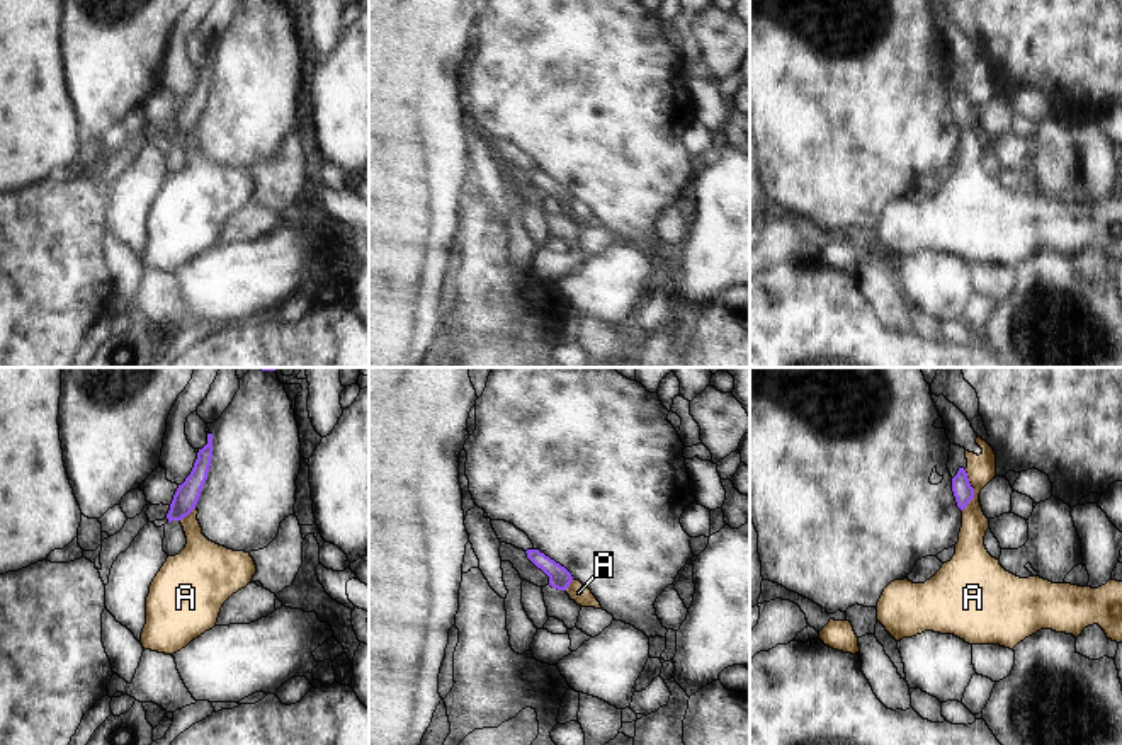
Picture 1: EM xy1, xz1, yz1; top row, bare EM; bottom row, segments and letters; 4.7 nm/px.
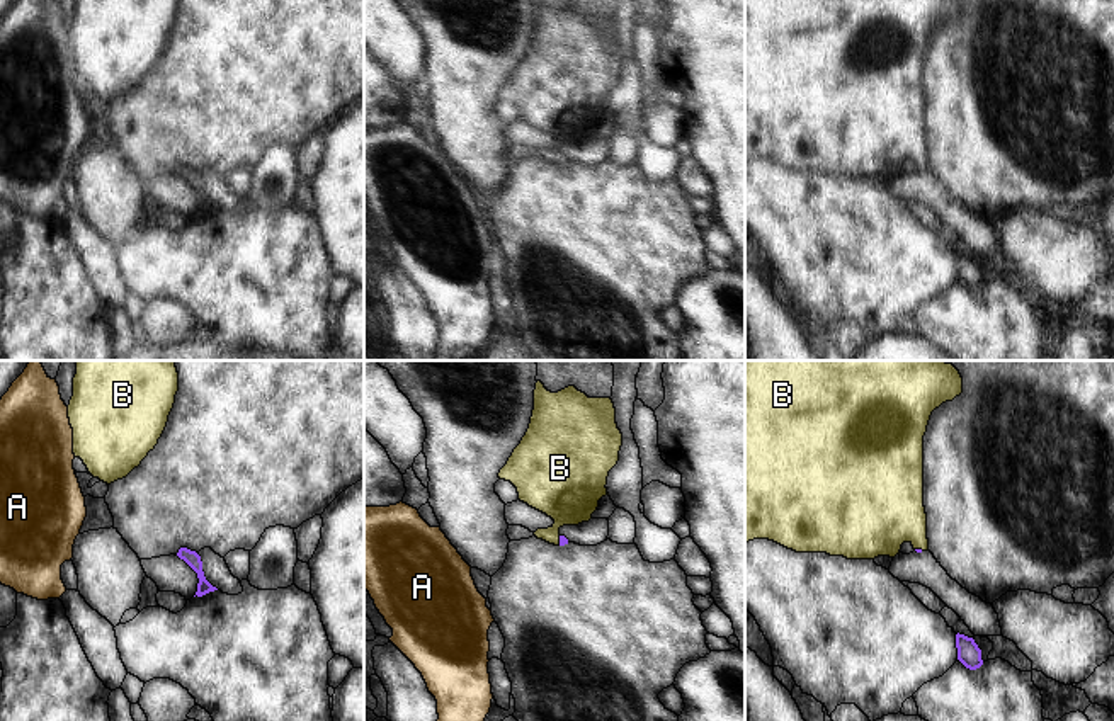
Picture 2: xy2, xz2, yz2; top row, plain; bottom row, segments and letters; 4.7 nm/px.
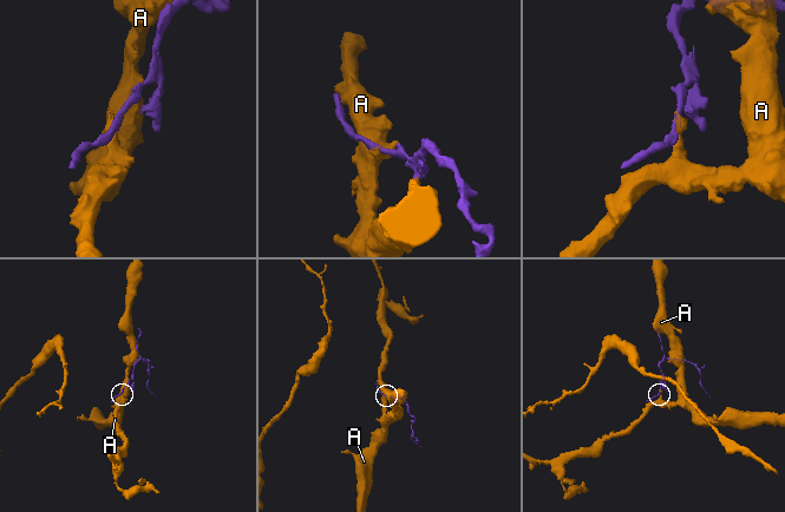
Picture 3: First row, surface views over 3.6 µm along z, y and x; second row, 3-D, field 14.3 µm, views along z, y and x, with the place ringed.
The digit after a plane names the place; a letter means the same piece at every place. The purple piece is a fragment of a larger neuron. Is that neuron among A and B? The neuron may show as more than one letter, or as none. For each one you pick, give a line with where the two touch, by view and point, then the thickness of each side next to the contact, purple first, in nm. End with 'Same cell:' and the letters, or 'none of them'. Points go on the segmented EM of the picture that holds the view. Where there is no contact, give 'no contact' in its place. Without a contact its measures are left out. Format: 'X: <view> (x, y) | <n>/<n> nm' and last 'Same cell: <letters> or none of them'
B: xz2 (560, 539) | 40/320 nm
Same cell: B

